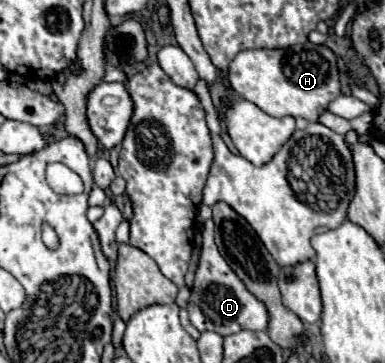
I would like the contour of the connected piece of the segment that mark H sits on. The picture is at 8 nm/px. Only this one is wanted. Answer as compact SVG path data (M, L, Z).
M305 42L305 46L289 46L285 50L241 50L231 60L227 78L237 98L253 102L265 114L275 118L301 116L317 120L341 90L335 54L327 46L315 46L311 42Z

